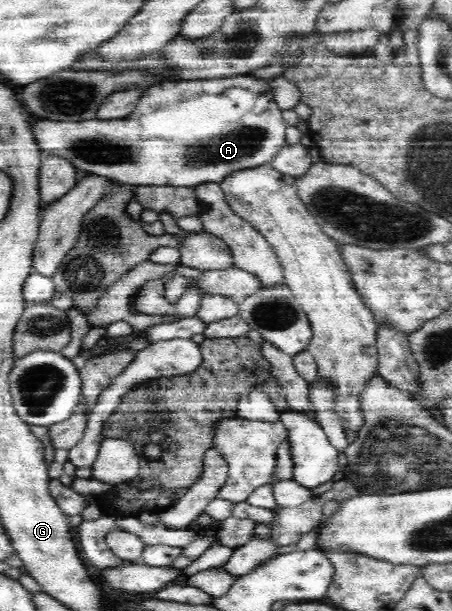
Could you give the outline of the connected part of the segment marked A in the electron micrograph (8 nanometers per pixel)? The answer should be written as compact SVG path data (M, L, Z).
M248 75L226 77L226 79L192 79L162 81L147 88L144 95L140 97L135 110L123 118L112 118L111 120L101 120L100 118L85 119L82 121L54 121L51 119L39 118L34 123L33 136L38 141L41 149L41 159L47 156L60 157L62 160L68 160L73 167L82 175L89 173L94 176L102 176L109 180L115 180L127 187L135 188L138 186L175 186L176 188L196 188L201 184L220 184L220 182L231 173L239 172L244 169L258 168L263 164L270 165L271 161L279 155L280 149L286 141L286 128L282 118L282 109L273 99L272 88L269 87L268 79L256 79Z

